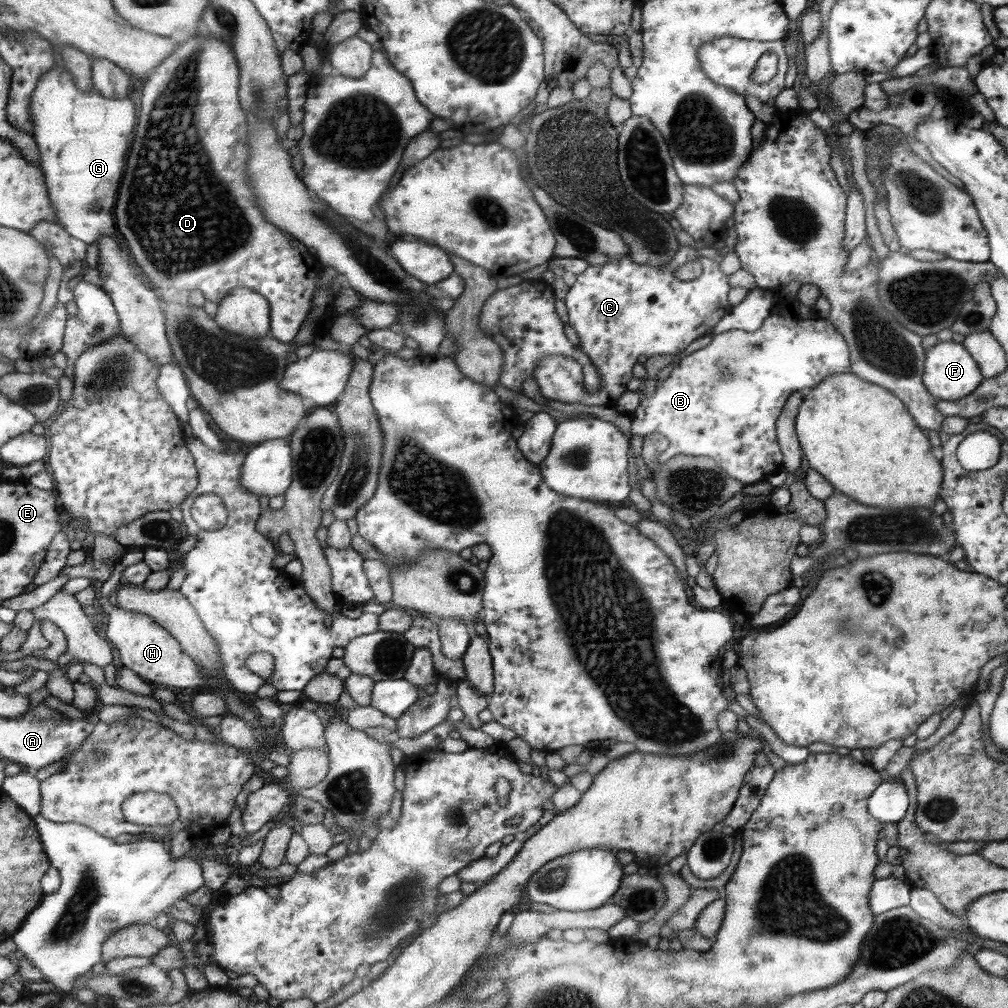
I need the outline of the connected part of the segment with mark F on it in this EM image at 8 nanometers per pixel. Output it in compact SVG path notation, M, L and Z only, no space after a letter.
M951 340L937 341L935 345L927 349L923 384L925 384L926 391L937 400L962 399L971 394L982 380L982 373L979 372L978 365L962 344Z

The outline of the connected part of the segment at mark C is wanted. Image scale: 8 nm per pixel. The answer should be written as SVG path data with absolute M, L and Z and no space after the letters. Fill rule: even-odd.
M690 246L679 247L671 262L661 268L637 264L628 256L602 264L588 267L576 275L575 282L569 287L564 298L568 314L569 326L573 328L580 343L580 350L588 356L591 364L599 375L599 388L593 393L584 390L583 380L569 380L569 358L554 354L546 356L534 368L533 380L539 385L543 398L556 400L562 403L578 402L587 406L612 405L621 398L622 389L632 377L631 368L637 356L655 356L655 354L676 355L681 352L695 338L711 334L713 325L731 310L732 305L727 302L727 291L730 289L728 276L719 271L718 264L707 257L698 256ZM688 262L698 262L701 265L701 274L693 280L679 280L675 275L676 268Z

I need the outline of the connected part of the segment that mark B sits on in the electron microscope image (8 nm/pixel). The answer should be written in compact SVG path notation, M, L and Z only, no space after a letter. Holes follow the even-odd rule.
M796 296L783 297L755 332L726 330L712 335L706 346L680 359L669 376L656 385L655 392L630 414L631 436L656 433L667 438L668 448L655 459L660 465L676 455L701 456L711 458L743 486L767 479L782 466L777 426L773 424L777 424L785 400L792 392L818 386L832 374L851 372L849 345L843 339L829 320L819 320L811 307L799 304ZM774 311L781 314L783 320L775 320Z

